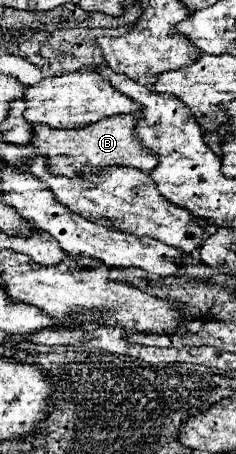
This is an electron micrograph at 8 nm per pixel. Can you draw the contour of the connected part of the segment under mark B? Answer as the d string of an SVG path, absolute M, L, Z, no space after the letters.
M117 114L109 118L101 118L93 124L83 124L77 128L57 130L49 126L33 126L33 152L41 152L43 156L49 154L53 168L61 172L63 176L73 176L73 172L79 172L81 166L89 164L93 168L107 168L107 166L131 166L139 168L143 172L151 172L157 166L157 156L141 146L141 140L137 138L137 114Z

